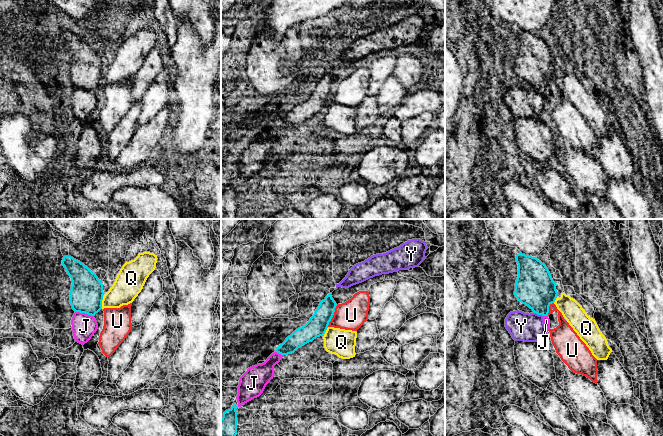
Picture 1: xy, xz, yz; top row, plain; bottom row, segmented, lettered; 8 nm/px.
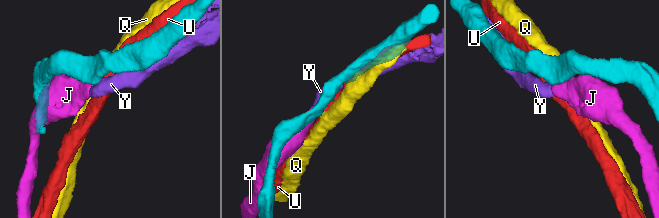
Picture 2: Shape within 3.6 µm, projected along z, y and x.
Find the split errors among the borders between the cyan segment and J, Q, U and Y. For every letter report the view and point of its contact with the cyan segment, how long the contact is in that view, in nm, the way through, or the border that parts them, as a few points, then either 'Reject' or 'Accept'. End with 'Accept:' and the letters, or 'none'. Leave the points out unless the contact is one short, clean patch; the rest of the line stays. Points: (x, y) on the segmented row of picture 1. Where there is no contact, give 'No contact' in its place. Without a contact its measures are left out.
J: Touches cyan at xy (84, 312). Shared border 160 nm. Reject
Q: Touches cyan at xy (101, 303). Shared border 100 nm. Boundary: xy (103, 297), (101, 308). Reject
U: Touches cyan at xz (332, 316). Shared border 190 nm. Reject
Y: Touches cyan at yz (538, 314). Shared border 90 nm. Reject
Accept: none

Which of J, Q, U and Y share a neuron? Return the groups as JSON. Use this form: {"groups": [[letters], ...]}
{"groups": [["J", "Y"], ["Q"], ["U"]]}

